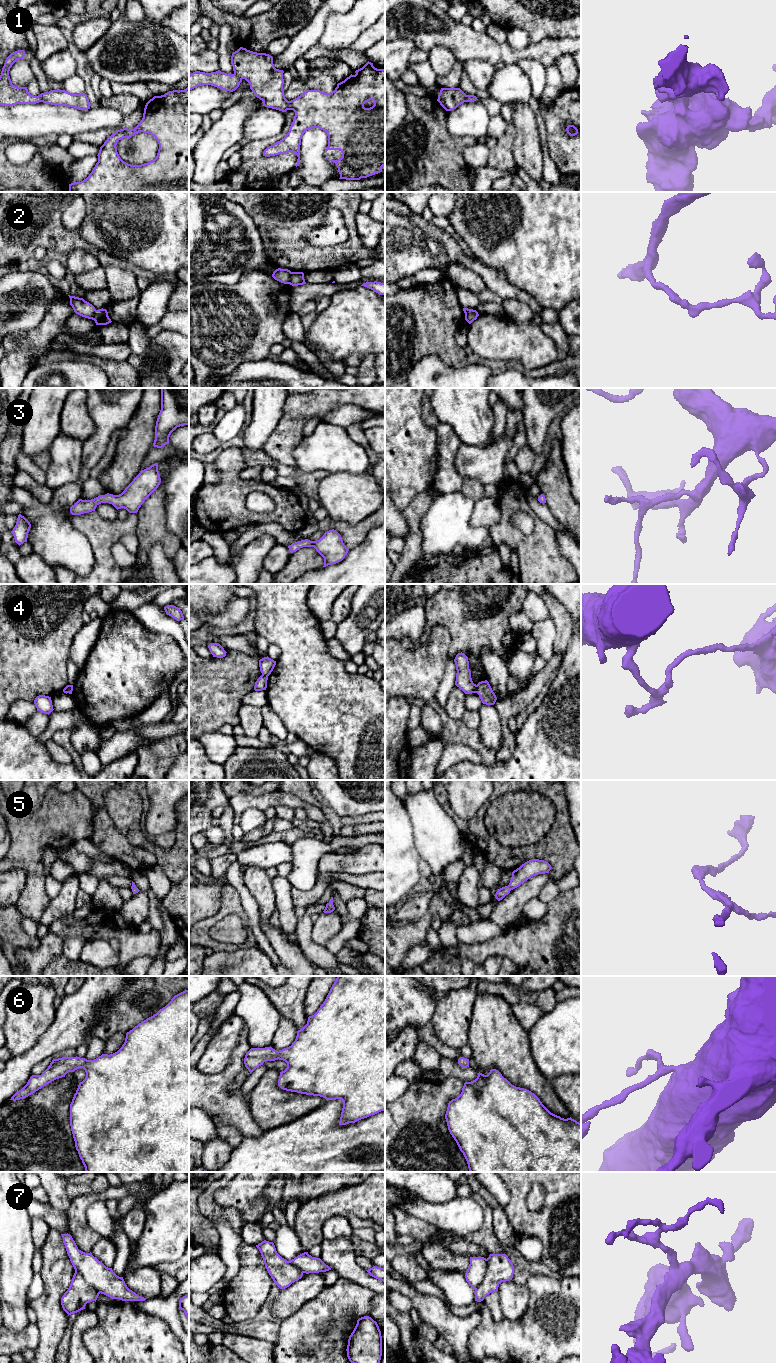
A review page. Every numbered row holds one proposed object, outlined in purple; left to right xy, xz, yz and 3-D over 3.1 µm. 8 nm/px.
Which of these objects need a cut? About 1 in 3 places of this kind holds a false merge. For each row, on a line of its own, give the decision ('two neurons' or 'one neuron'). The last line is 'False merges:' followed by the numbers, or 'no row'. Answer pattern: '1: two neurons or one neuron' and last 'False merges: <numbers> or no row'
1: two neurons
2: two neurons
3: one neuron
4: two neurons
5: one neuron
6: one neuron
7: two neurons
False merges: 1, 2, 4, 7

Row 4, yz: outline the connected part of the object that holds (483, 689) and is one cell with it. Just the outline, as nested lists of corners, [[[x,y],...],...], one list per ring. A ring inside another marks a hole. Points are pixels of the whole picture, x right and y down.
[[[487,680],[481,681],[476,685],[476,693],[479,695],[483,704],[494,705],[497,697]]]

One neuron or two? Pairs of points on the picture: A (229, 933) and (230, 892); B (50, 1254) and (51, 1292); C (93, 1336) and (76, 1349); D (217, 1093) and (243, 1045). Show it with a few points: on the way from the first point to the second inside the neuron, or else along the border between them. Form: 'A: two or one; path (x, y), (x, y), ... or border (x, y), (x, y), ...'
A: two; border (235, 913), (226, 915), (210, 929)
B: one; path (51, 1263), (51, 1283)
C: two; border (97, 1323), (83, 1336), (83, 1343), (88, 1352)
D: one; path (222, 1081), (236, 1066), (237, 1057)

